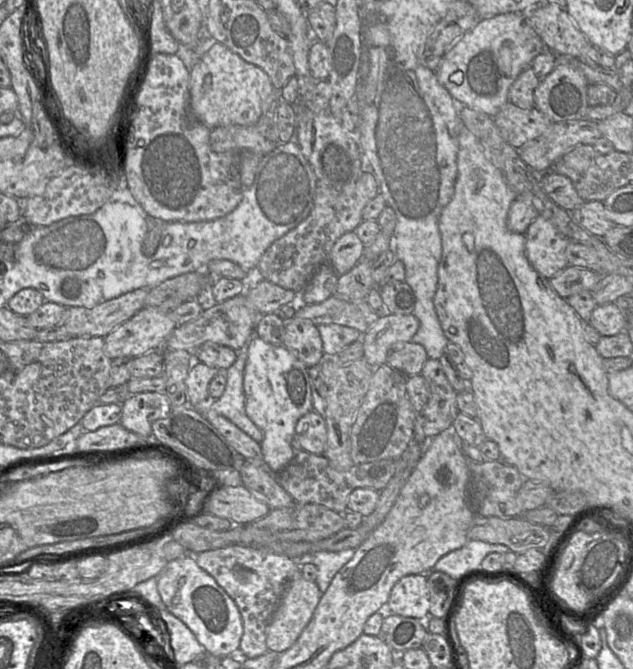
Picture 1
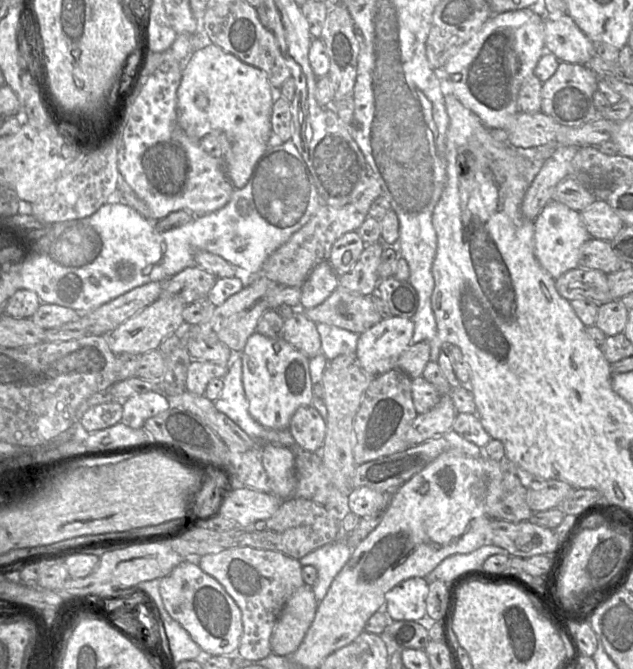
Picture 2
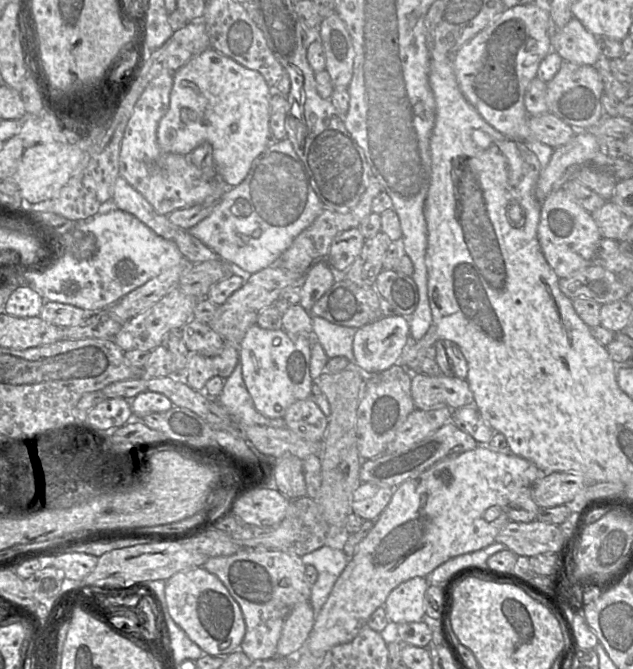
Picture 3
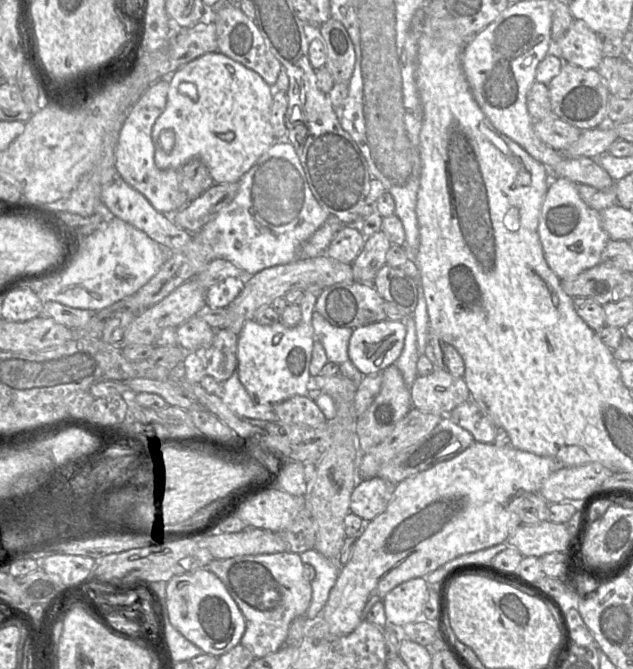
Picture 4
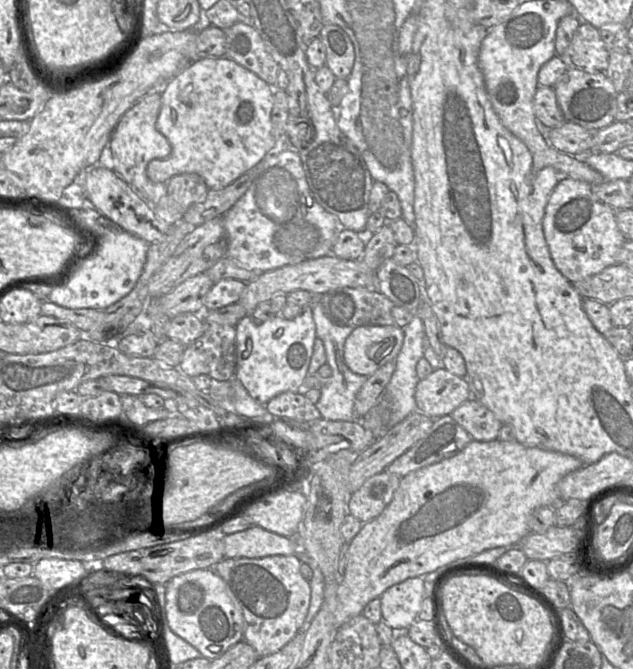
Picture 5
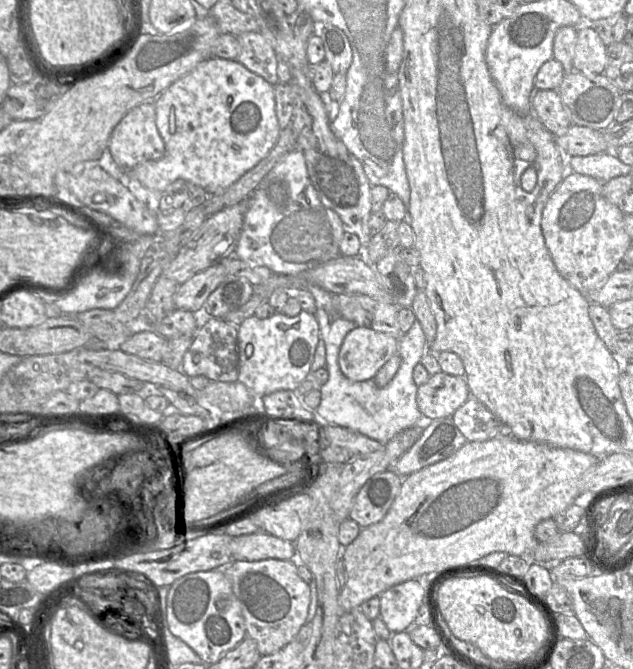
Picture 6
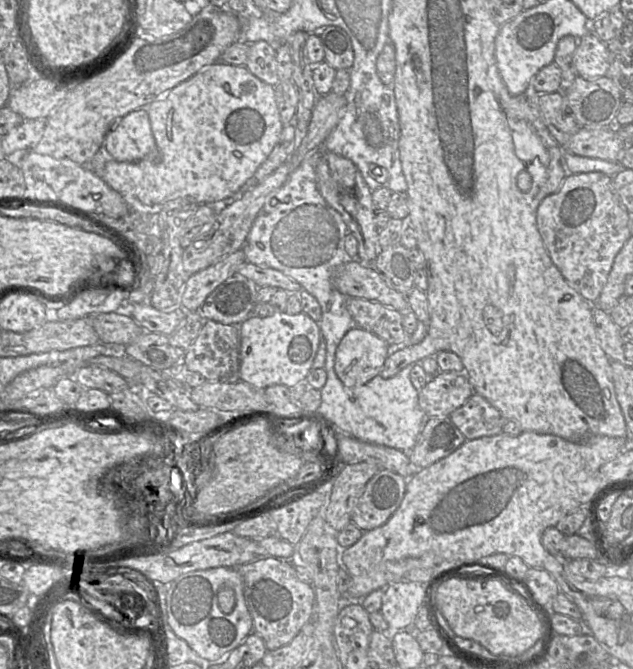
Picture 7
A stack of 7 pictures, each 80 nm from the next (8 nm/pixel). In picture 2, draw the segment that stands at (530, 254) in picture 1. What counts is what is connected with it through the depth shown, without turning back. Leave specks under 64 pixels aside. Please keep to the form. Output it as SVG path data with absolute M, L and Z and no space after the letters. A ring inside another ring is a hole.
M554 200L550 201L534 220L535 256L540 265L554 279L579 267L580 248L590 237L580 212Z

